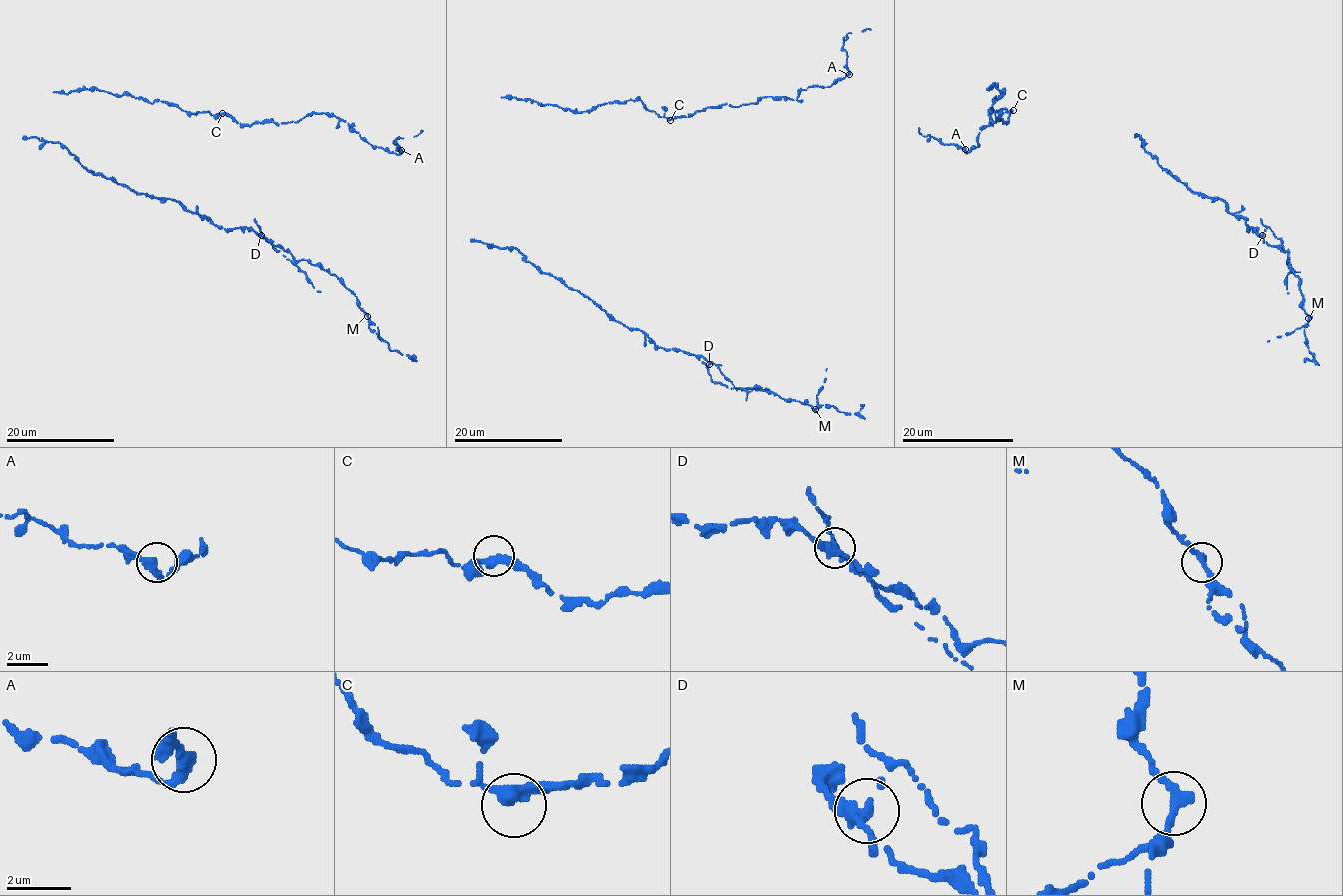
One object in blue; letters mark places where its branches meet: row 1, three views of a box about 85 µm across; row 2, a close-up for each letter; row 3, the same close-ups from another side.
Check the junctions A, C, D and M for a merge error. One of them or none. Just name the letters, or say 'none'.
D

